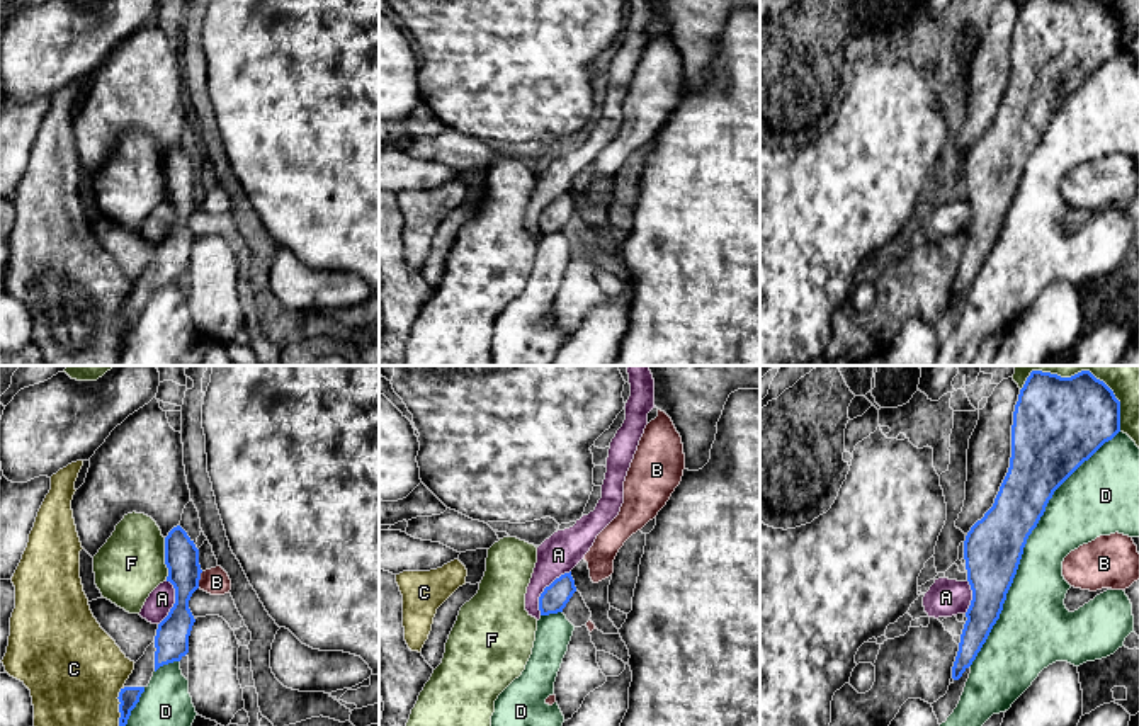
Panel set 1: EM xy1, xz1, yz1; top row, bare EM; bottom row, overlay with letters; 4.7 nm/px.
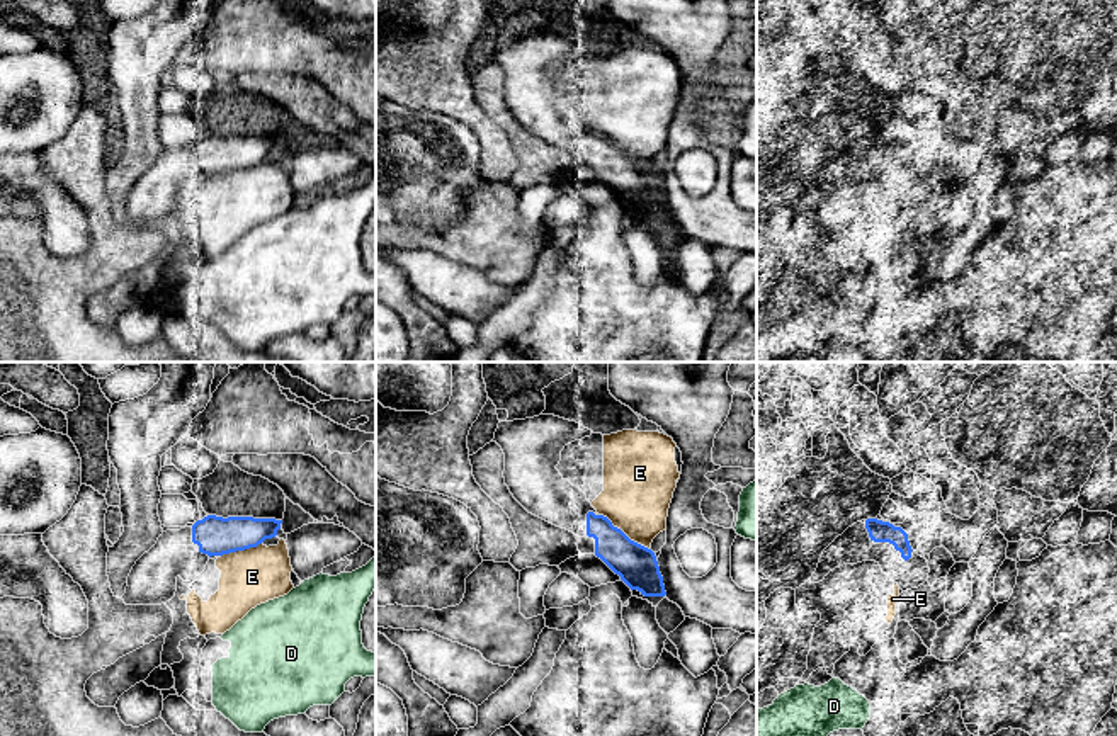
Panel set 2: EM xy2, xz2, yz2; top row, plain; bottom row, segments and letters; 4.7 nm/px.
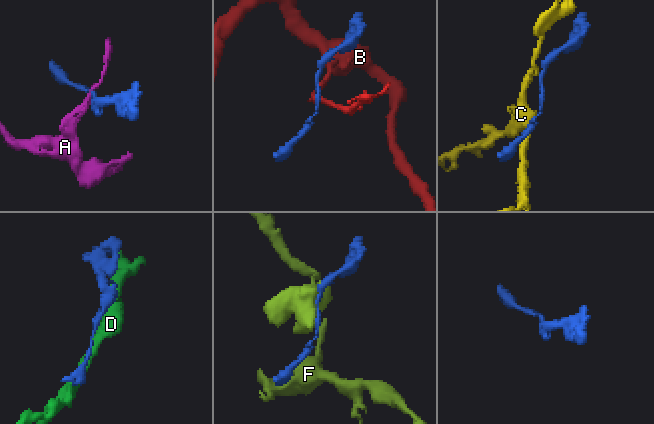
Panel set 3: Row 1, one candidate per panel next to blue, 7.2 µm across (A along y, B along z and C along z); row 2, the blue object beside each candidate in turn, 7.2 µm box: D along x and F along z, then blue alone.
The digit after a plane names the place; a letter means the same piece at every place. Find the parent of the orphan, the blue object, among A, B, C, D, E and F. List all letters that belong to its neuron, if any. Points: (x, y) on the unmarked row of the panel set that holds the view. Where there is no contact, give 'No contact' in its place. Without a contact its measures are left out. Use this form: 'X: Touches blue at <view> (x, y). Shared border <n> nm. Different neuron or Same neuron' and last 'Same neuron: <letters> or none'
A: Touches blue at xz1 (544, 208). Shared border 260 nm. Different neuron
B: Touches blue at xy1 (199, 198). Shared border 80 nm. Different neuron
C: Touches blue at xy1 (119, 328). Shared border 220 nm. Different neuron
D: Touches blue at yz1 (1024, 165). Shared border 1300 nm. Different neuron
E: Touches blue at xz2 (623, 152). Shared border 300 nm. Different neuron
F: Touches blue at xy1 (165, 177). Shared border 200 nm. Different neuron
Same neuron: none

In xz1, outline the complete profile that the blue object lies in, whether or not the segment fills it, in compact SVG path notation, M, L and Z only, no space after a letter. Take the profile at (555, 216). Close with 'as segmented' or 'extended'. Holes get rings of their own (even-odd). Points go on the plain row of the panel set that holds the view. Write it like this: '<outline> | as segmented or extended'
M571 190L556 197L539 216L541 235L563 231L575 211Z | as segmented

